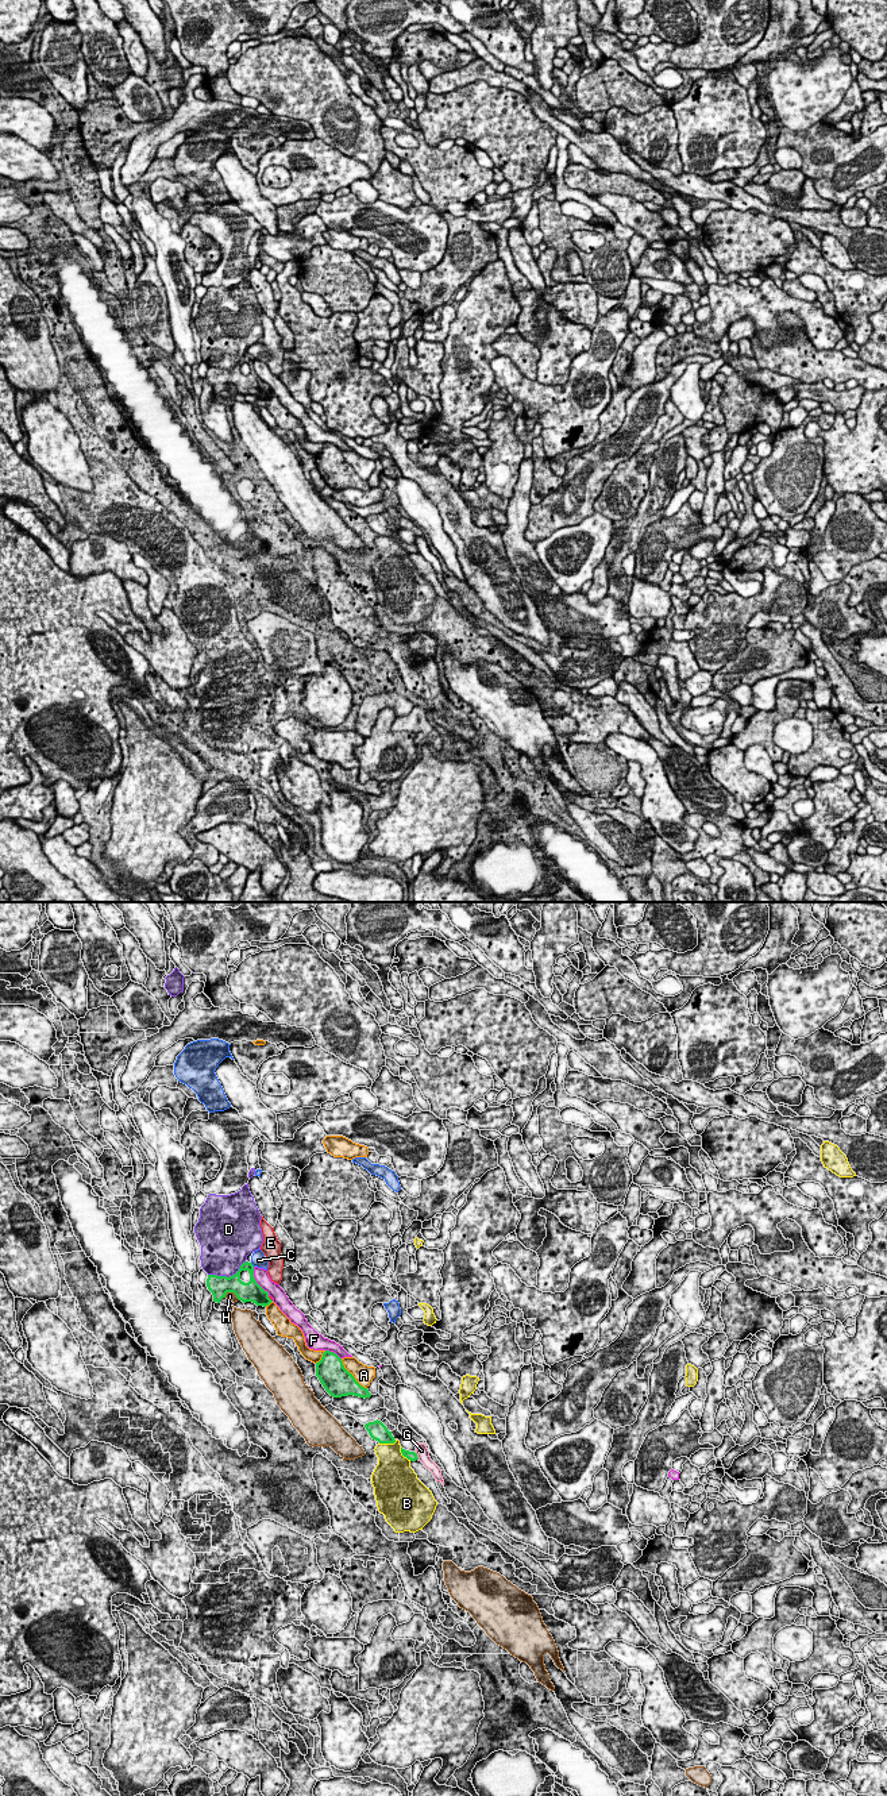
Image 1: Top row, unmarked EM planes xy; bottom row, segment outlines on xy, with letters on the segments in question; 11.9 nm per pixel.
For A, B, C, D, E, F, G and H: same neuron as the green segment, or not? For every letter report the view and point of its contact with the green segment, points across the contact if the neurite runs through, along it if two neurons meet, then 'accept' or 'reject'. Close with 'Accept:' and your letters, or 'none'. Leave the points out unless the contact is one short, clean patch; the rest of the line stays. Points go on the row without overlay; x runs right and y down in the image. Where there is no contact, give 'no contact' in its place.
A: contact xy (351, 467); reject
B: contact xy (388, 535); reject
C: contact xy (251, 357); reject
D: contact xy (226, 369); reject
E: contact xy (270, 392); reject
F: contact xy (255, 374); reject
G: contact xy (416, 548); border xy (416, 544), (419, 551); reject
H: contact xy (232, 384); reject
Accept: none

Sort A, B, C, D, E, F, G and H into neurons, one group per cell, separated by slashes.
A / B / C / D / E / F / G / H

